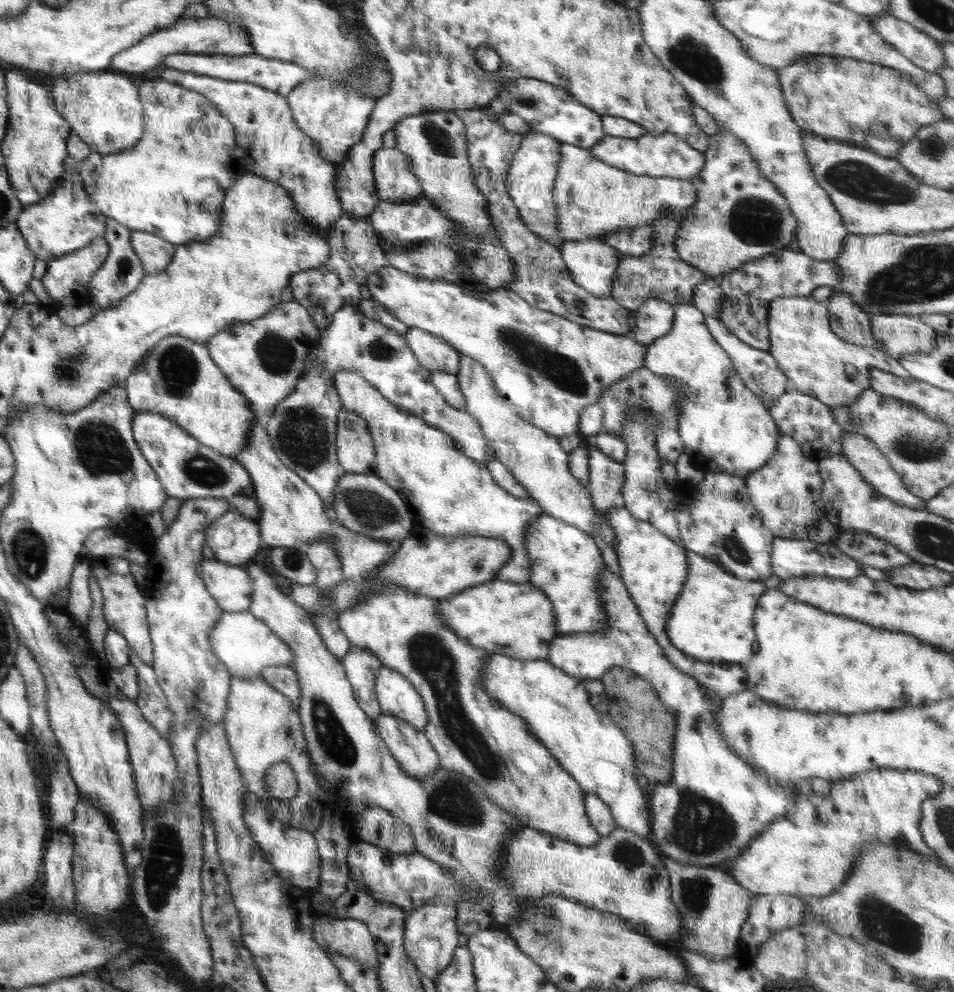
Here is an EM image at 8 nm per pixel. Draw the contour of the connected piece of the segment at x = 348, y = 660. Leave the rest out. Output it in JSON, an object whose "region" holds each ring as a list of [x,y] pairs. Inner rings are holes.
{"region":[[[351,644],[346,656],[340,661],[352,685],[358,707],[364,709],[370,719],[376,720],[381,714],[374,691],[376,674],[383,667],[380,657],[364,647]]]}

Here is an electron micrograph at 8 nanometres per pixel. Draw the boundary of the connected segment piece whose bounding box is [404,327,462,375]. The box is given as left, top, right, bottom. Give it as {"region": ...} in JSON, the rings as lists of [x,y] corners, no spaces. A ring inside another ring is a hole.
{"region":[[[410,327],[404,337],[406,337],[408,347],[424,368],[430,372],[442,371],[458,374],[462,354],[444,339],[430,334],[420,327]]]}

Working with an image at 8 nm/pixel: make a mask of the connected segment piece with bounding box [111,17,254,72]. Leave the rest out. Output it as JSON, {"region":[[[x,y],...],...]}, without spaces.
{"region":[[[197,18],[181,20],[177,25],[156,31],[115,56],[112,70],[122,72],[144,72],[154,66],[162,66],[164,57],[176,53],[198,53],[203,55],[246,56],[254,54],[246,29],[222,18]]]}

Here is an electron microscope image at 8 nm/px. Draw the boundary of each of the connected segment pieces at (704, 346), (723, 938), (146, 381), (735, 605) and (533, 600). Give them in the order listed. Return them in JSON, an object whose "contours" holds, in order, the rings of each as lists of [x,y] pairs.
{"contours":[[[[693,304],[675,305],[674,314],[672,328],[647,346],[644,367],[656,375],[672,377],[678,383],[678,393],[684,397],[678,416],[678,433],[683,443],[683,454],[689,457],[691,466],[703,473],[722,472],[745,479],[750,472],[763,468],[776,455],[781,432],[769,409],[743,383],[730,357],[710,334],[705,314]]],[[[670,857],[664,858],[664,861],[670,881],[671,901],[678,908],[685,927],[680,944],[710,960],[724,960],[739,954],[737,942],[742,925],[750,915],[753,892],[740,887],[732,875],[722,870],[684,864]]],[[[180,335],[166,336],[156,344],[154,350],[148,351],[146,357],[128,376],[125,388],[127,396],[131,399],[131,406],[136,412],[161,414],[178,424],[204,446],[232,459],[245,450],[253,425],[257,422],[254,411],[250,409],[250,400],[228,382],[224,371],[212,360],[206,345]]],[[[687,551],[686,555],[688,574],[666,622],[670,643],[694,659],[721,664],[743,663],[753,655],[754,610],[767,588],[762,581],[736,578],[695,552]]],[[[494,579],[436,601],[440,617],[456,631],[456,635],[491,655],[500,654],[516,660],[548,661],[548,646],[559,634],[554,625],[556,615],[552,601],[530,581],[513,583]]]]}

